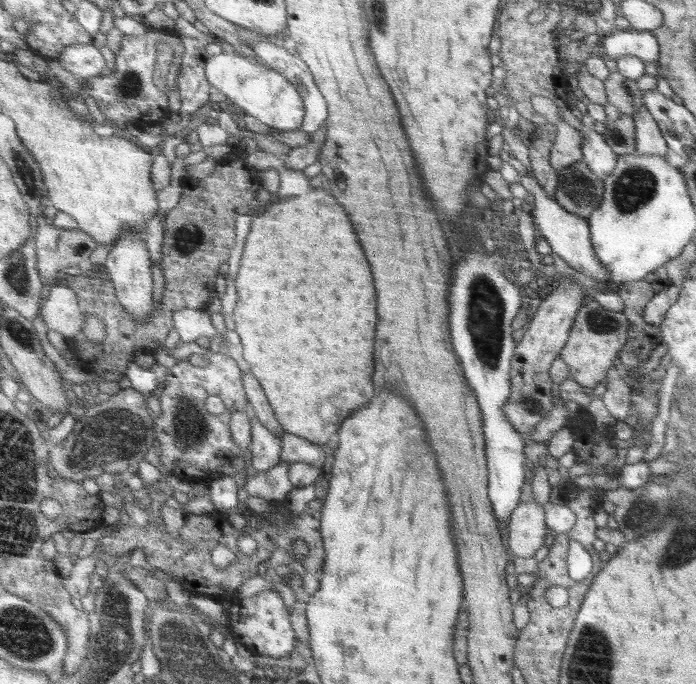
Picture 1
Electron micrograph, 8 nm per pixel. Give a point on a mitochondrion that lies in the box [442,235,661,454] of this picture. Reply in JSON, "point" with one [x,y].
{"point":[486,308]}

